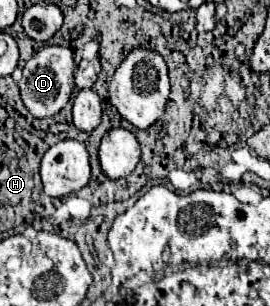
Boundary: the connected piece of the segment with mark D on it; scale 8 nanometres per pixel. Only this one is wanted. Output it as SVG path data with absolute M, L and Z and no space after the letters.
M45 46L41 48L23 68L23 76L19 80L19 90L23 104L35 118L49 118L55 116L71 98L73 92L73 52L65 46Z

